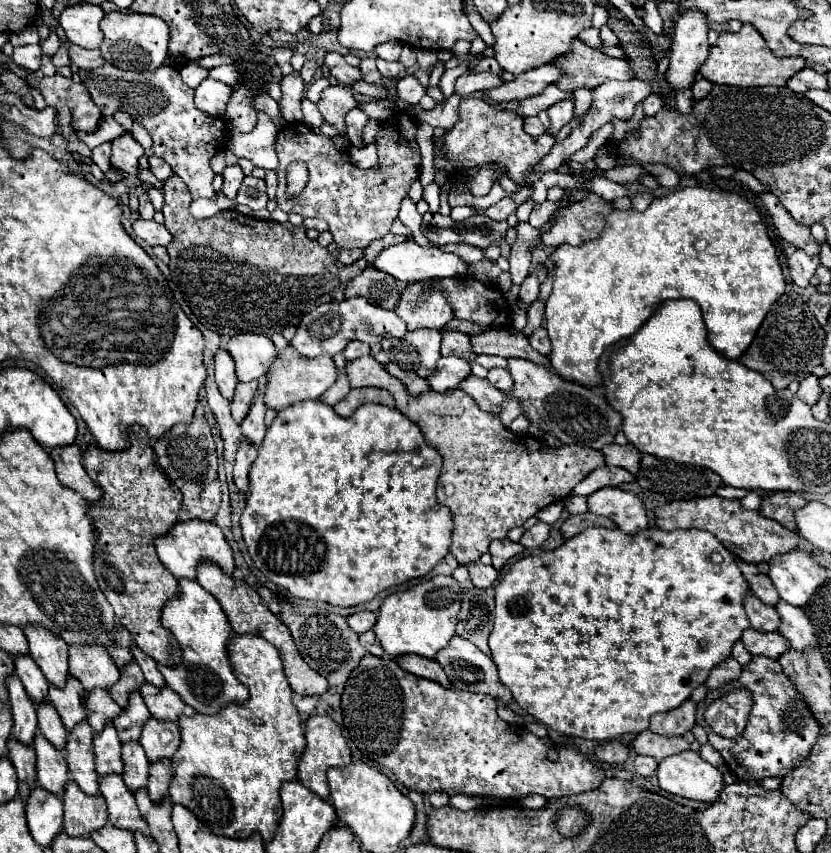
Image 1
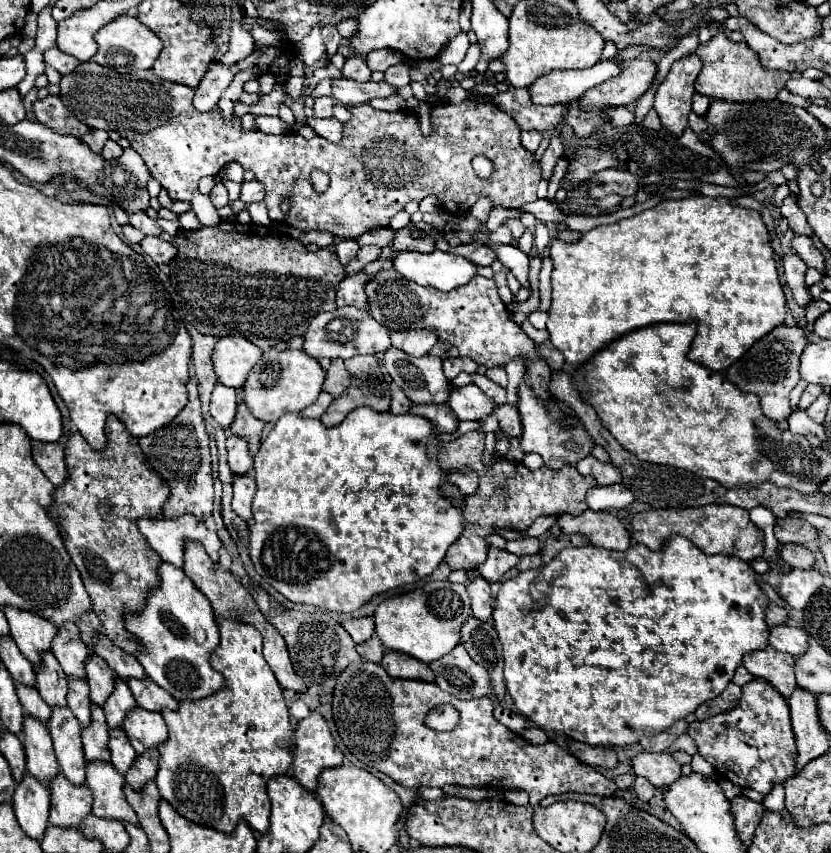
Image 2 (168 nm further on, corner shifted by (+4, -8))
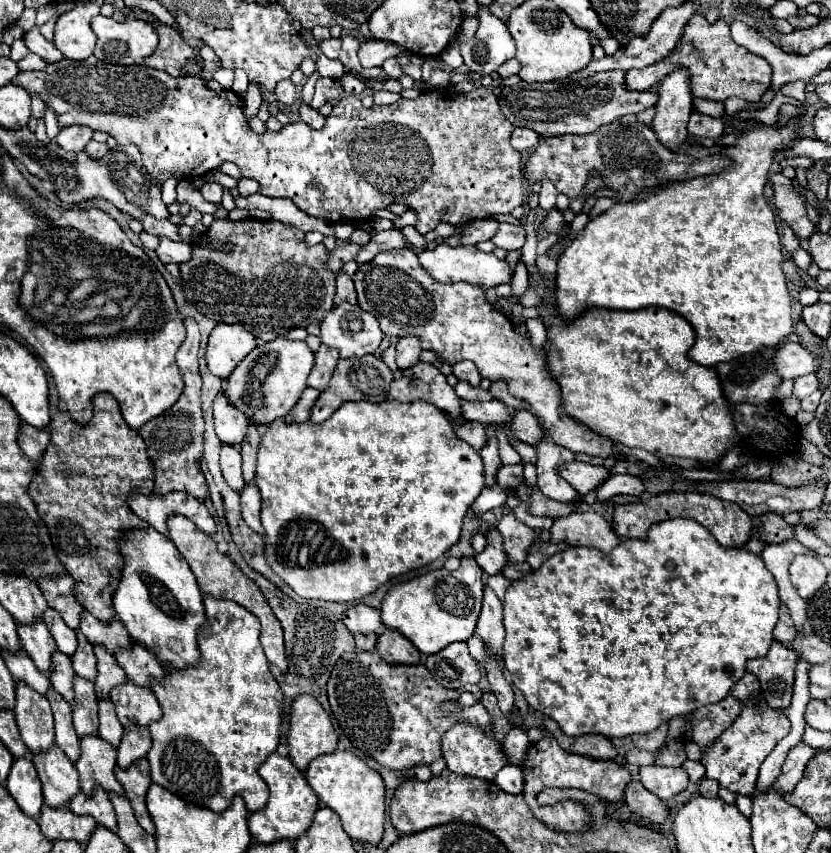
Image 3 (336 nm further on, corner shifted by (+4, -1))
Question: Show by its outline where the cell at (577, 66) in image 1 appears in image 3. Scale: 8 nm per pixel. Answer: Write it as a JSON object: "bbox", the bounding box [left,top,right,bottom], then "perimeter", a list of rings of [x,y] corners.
{"bbox":[625,13,771,101],"perimeter":[[[695,13],[691,21],[685,25],[685,31],[681,39],[677,41],[677,47],[657,61],[655,65],[649,65],[647,69],[631,69],[625,73],[625,87],[633,91],[647,91],[651,85],[659,83],[665,75],[669,75],[677,67],[687,67],[691,75],[691,93],[695,97],[711,99],[711,101],[725,101],[729,97],[739,97],[745,101],[759,101],[765,91],[771,87],[771,65],[751,53],[749,49],[737,45],[731,39],[729,23],[719,19],[713,25],[705,21],[703,15]]]}

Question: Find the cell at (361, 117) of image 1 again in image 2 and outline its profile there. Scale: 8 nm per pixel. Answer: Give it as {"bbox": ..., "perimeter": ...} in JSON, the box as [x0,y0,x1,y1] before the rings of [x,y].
{"bbox":[307,116,343,142],"perimeter":[[[311,116],[307,118],[307,124],[313,128],[315,134],[319,134],[321,138],[329,140],[329,142],[339,142],[341,140],[341,134],[343,134],[343,124],[335,118],[317,118],[317,116]]]}

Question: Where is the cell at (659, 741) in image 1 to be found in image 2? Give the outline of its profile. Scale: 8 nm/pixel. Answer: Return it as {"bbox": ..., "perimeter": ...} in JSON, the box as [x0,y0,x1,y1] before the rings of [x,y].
{"bbox":[633,752,681,790],"perimeter":[[[639,752],[633,758],[633,772],[647,778],[655,788],[667,790],[673,782],[681,778],[681,766],[673,760],[671,754],[649,754]]]}

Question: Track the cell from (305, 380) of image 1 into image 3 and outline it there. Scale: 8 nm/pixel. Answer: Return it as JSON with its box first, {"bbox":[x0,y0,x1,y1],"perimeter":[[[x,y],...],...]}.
{"bbox":[225,337,315,423],"perimeter":[[[279,337],[271,343],[257,345],[229,375],[225,393],[229,401],[241,409],[255,423],[271,423],[285,417],[299,401],[303,389],[307,389],[307,377],[313,369],[315,353],[305,341],[289,341]]]}

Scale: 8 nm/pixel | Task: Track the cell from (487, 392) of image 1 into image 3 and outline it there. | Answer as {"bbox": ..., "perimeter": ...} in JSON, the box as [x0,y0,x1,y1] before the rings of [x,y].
{"bbox":[507,411,543,445],"perimeter":[[[515,411],[511,425],[507,427],[507,433],[529,445],[535,445],[539,437],[543,437],[543,429],[531,411]]]}

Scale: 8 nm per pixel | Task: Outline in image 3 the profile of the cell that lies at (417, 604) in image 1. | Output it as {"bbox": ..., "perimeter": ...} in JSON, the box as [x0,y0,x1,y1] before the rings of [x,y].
{"bbox":[381,557,483,655],"perimeter":[[[473,557],[461,559],[457,571],[437,569],[427,575],[401,583],[385,595],[381,603],[381,619],[387,629],[403,633],[421,653],[433,655],[455,641],[467,641],[477,625],[483,599],[481,567]]]}

